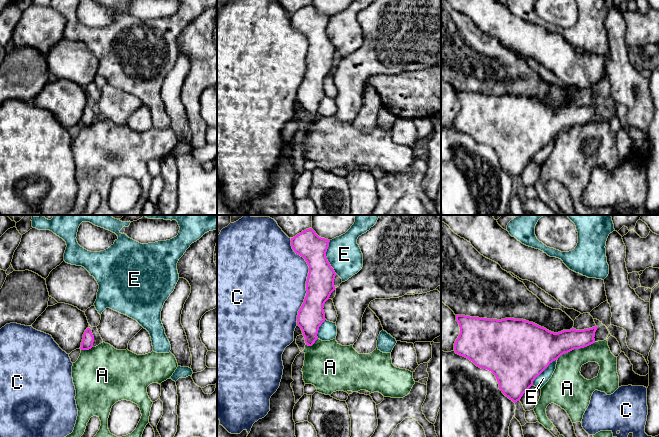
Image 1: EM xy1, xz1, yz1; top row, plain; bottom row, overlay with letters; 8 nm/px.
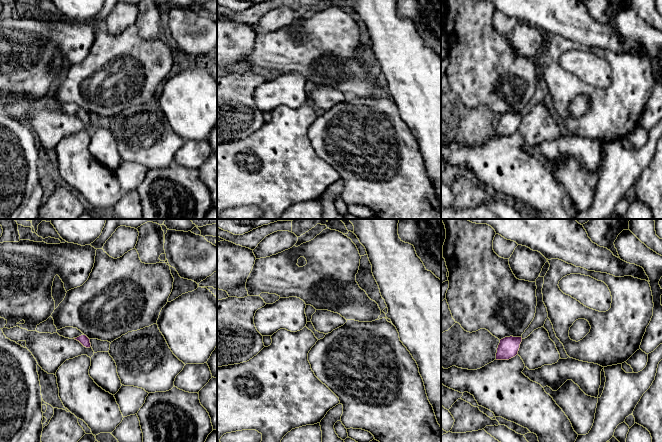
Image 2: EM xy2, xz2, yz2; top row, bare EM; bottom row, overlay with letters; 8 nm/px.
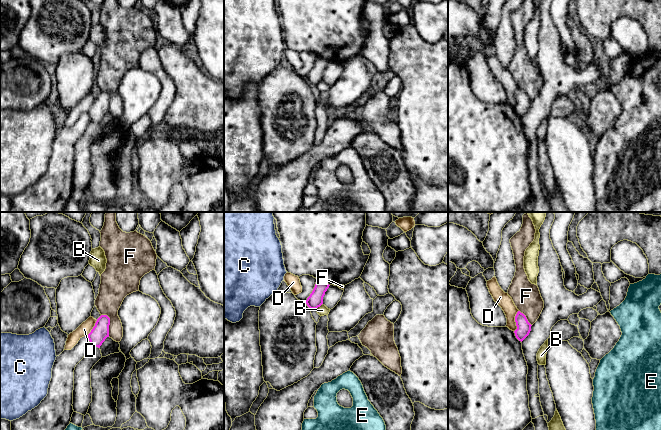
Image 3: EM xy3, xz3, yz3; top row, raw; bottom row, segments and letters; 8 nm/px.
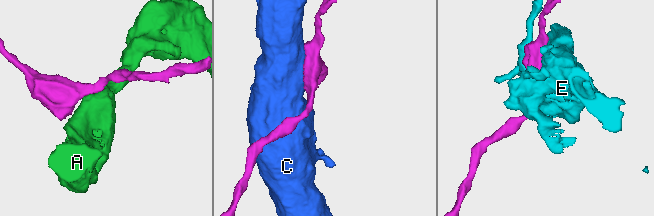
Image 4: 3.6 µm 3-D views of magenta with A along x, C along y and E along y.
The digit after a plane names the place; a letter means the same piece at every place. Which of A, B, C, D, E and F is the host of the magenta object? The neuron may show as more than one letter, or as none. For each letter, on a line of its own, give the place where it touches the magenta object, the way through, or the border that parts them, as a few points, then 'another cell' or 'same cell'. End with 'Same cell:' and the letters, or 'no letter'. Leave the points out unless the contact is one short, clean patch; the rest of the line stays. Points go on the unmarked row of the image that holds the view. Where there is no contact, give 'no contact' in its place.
A: contact yz1 (576, 124); border yz1 (595, 118), (564, 128), (557, 134); another cell
B: contact xz3 (318, 82); border xz3 (322, 79), (315, 85); another cell
C: contact xz1 (307, 56); another cell
D: contact yz3 (515, 97); another cell
E: contact xz1 (326, 33); another cell
F: contact xy3 (109, 99); border xy3 (101, 90), (105, 90), (109, 94), (109, 112); another cell
Same cell: no letter

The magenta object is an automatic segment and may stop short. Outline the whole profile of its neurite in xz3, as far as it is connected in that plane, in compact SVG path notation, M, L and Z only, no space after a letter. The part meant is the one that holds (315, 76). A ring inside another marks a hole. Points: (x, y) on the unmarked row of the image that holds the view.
M322 57L316 58L312 69L306 76L306 80L310 85L316 86L318 83L320 83L323 80L323 73L329 62L330 61L328 59Z

